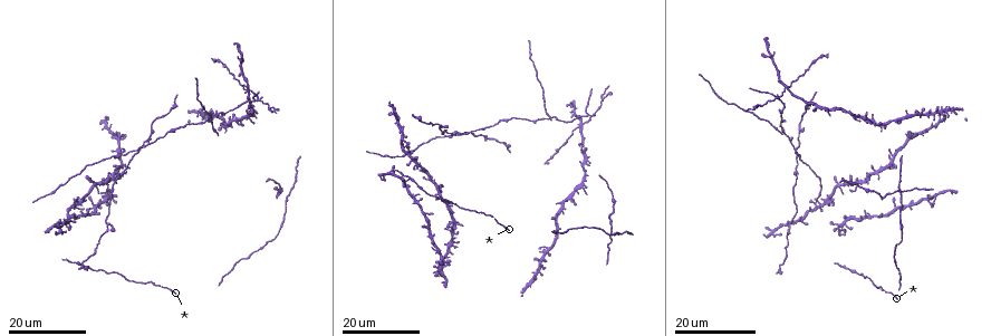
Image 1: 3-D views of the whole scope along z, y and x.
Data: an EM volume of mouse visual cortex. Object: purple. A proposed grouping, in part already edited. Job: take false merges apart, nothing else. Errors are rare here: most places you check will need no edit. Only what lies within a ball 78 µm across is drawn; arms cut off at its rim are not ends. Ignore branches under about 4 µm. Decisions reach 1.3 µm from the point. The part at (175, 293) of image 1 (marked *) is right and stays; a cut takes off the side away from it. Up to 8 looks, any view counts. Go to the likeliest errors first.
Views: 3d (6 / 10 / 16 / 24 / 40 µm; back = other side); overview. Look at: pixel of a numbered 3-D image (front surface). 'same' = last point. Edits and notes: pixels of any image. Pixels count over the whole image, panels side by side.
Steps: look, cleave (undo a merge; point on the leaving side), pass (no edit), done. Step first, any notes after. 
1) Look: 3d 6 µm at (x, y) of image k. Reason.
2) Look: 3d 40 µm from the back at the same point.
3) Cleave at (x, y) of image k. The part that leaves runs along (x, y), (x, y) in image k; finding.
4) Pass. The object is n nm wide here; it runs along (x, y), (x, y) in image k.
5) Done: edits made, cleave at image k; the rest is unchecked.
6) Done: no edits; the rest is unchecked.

Look: 3d 24 µm at (249, 93) of image 1. Looks like a crossing.

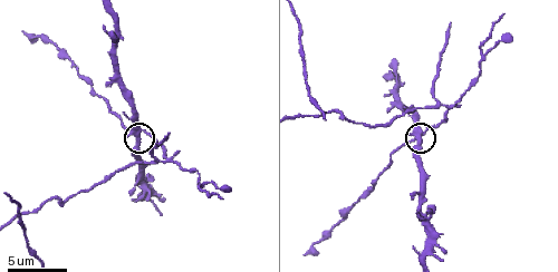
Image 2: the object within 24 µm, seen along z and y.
Look: 3d 10 µm at (138, 136) of image 2.

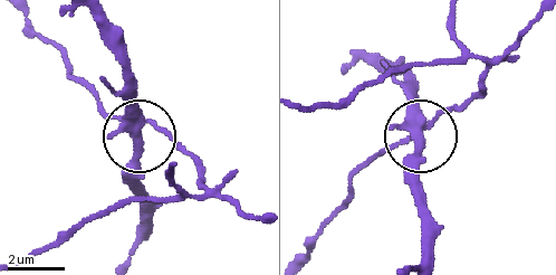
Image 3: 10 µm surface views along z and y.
Cleave at (101, 103) of image 3. The object is 290 nm wide here; a second neuron is stuck on.

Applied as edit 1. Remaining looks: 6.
Look: 3d 16 µm at (820, 204) of image 1. A narrow waist.

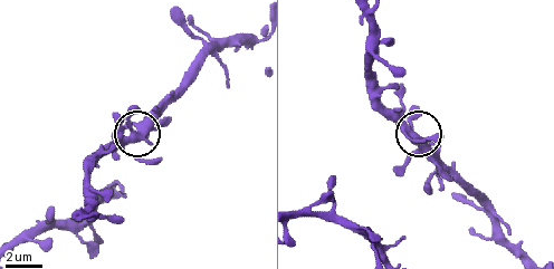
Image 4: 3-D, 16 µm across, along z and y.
Look: 3d 10 µm at (135, 132) of image 4. Closer look.

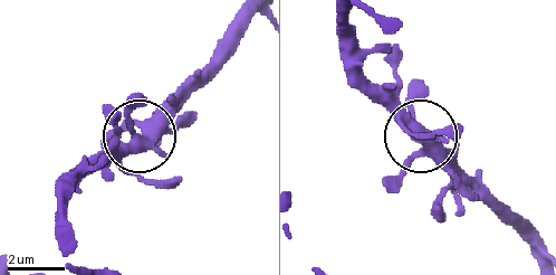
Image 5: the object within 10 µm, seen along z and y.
Look: 3d 10 µm from the back at (140, 137) of image 5.

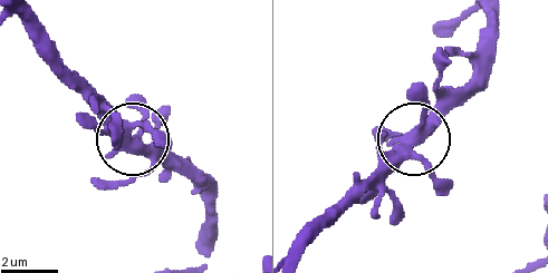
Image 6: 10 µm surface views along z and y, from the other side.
Pass. The object is 380 nm wide here; all the same neuron.

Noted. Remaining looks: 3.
Look: 3d 16 µm at (881, 198) of image 1. Abrupt turn.

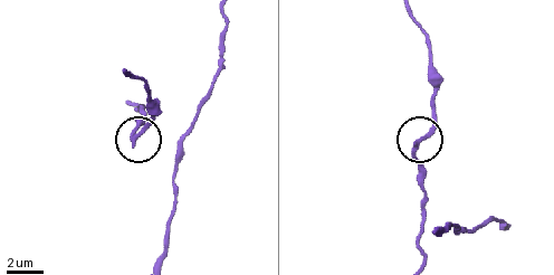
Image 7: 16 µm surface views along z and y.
Look: 3d 10 µm at (416, 149) of image 7. Closer look.

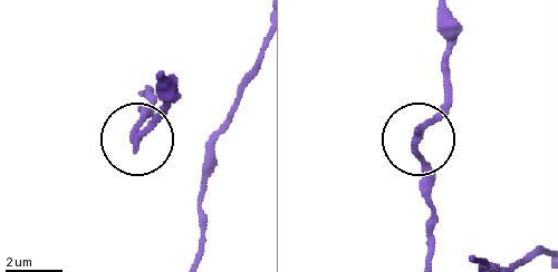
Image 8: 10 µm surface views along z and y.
Pass. All the same neuron.

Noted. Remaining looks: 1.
Done: edits made, cleave at image 3; the rest is unchecked.

